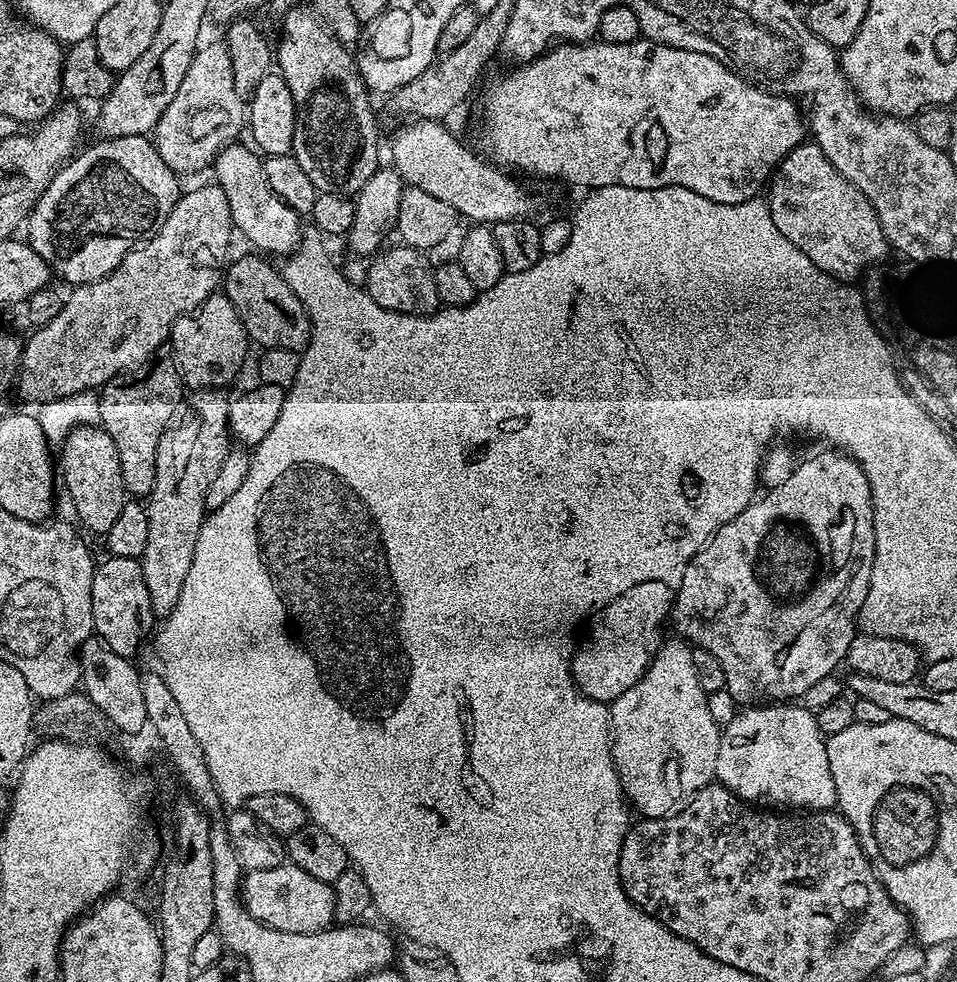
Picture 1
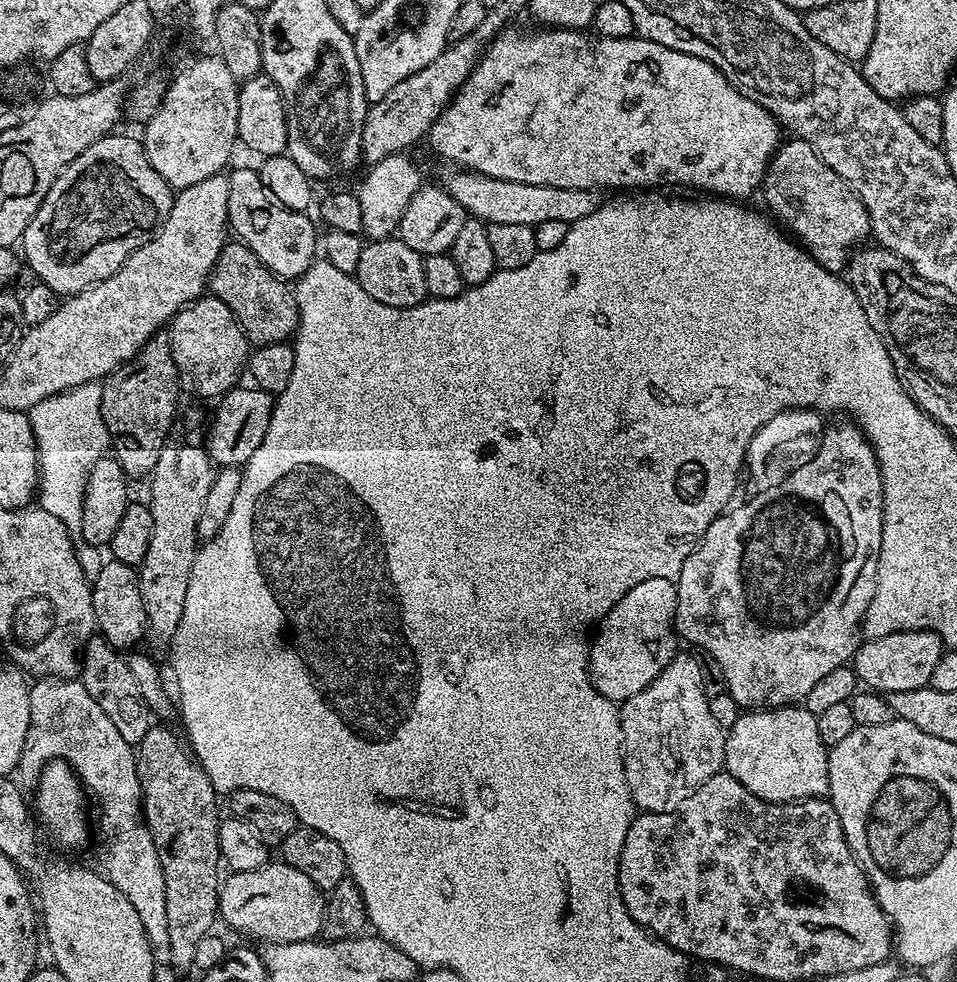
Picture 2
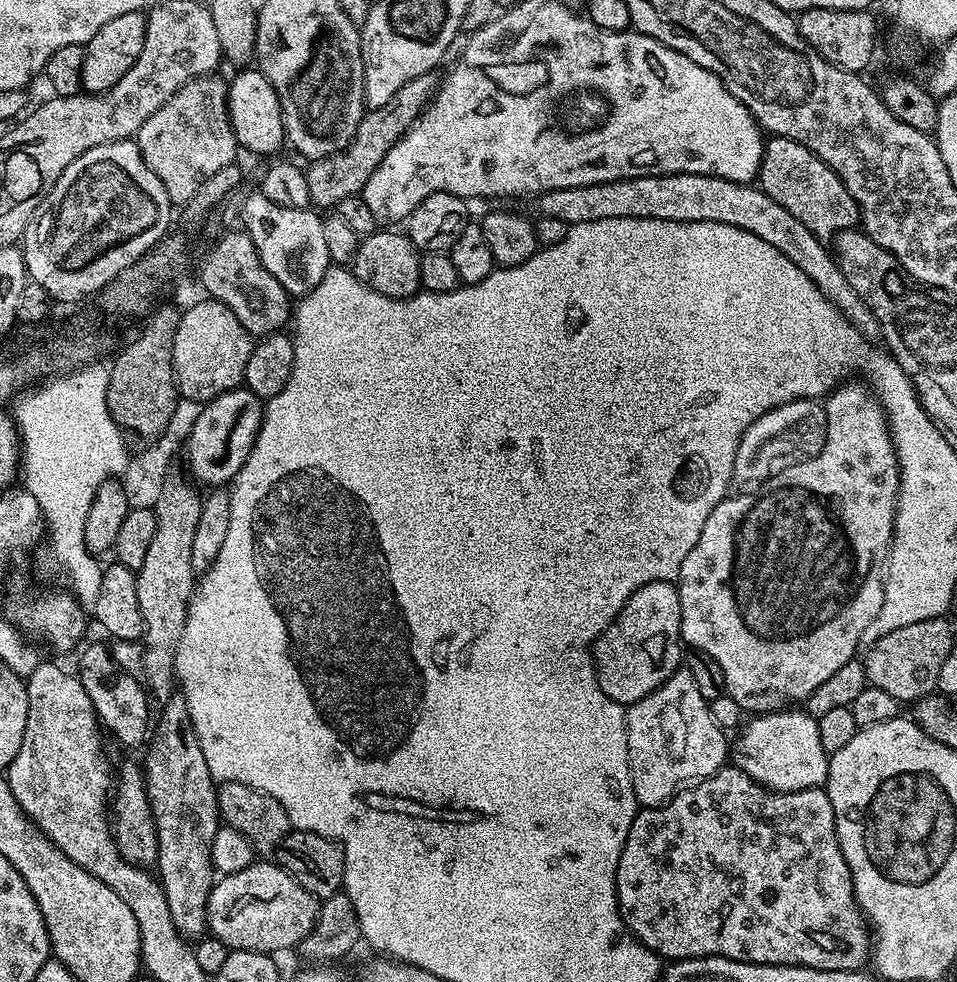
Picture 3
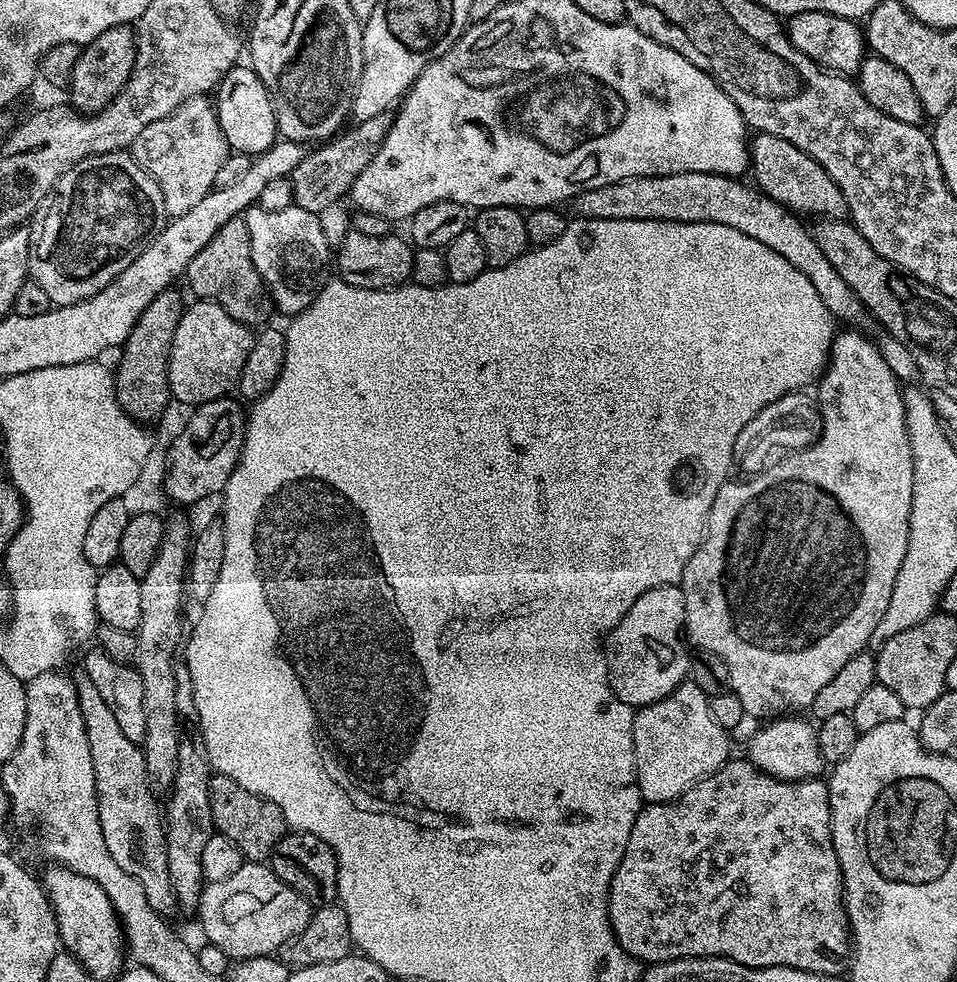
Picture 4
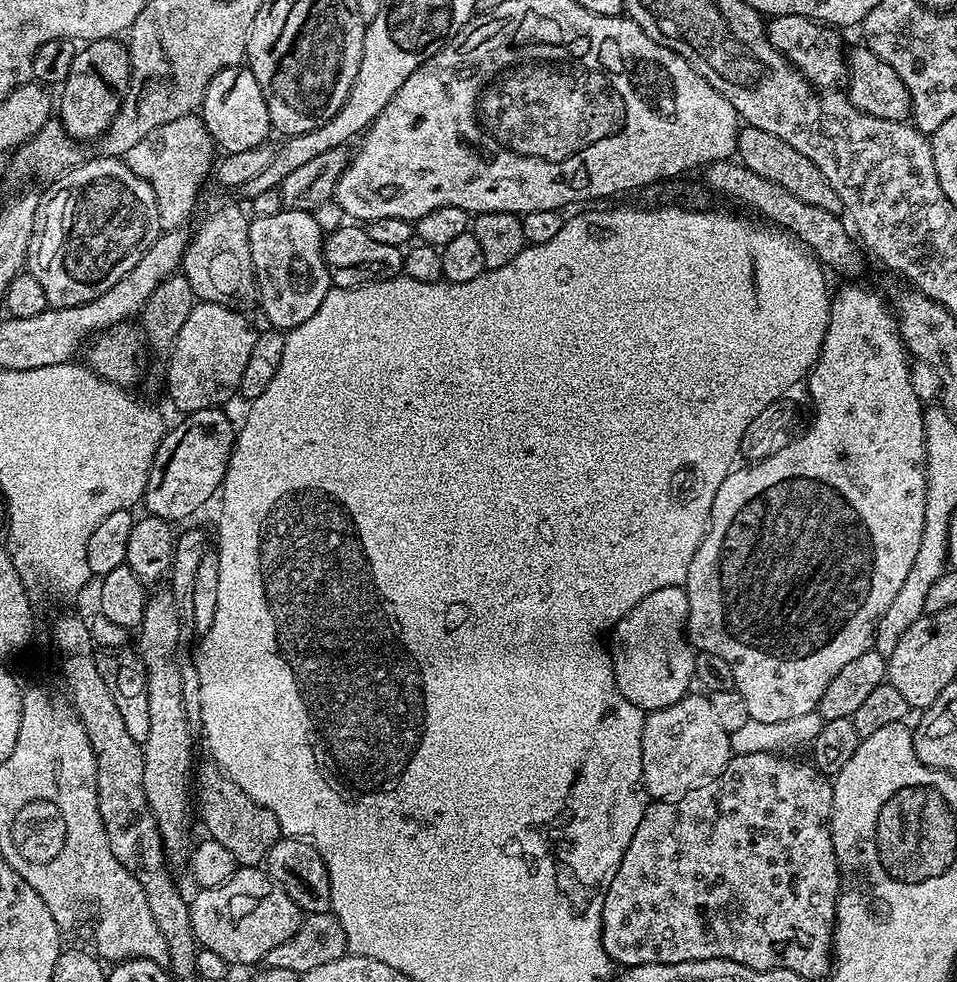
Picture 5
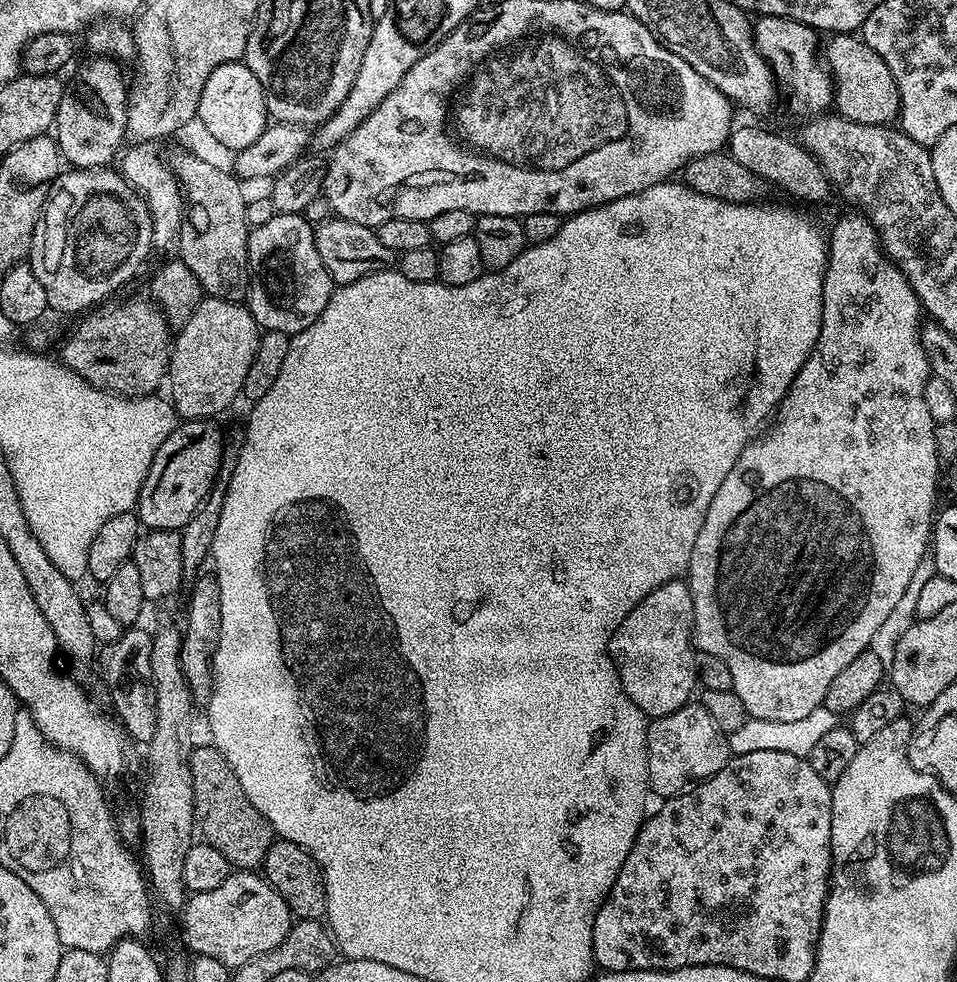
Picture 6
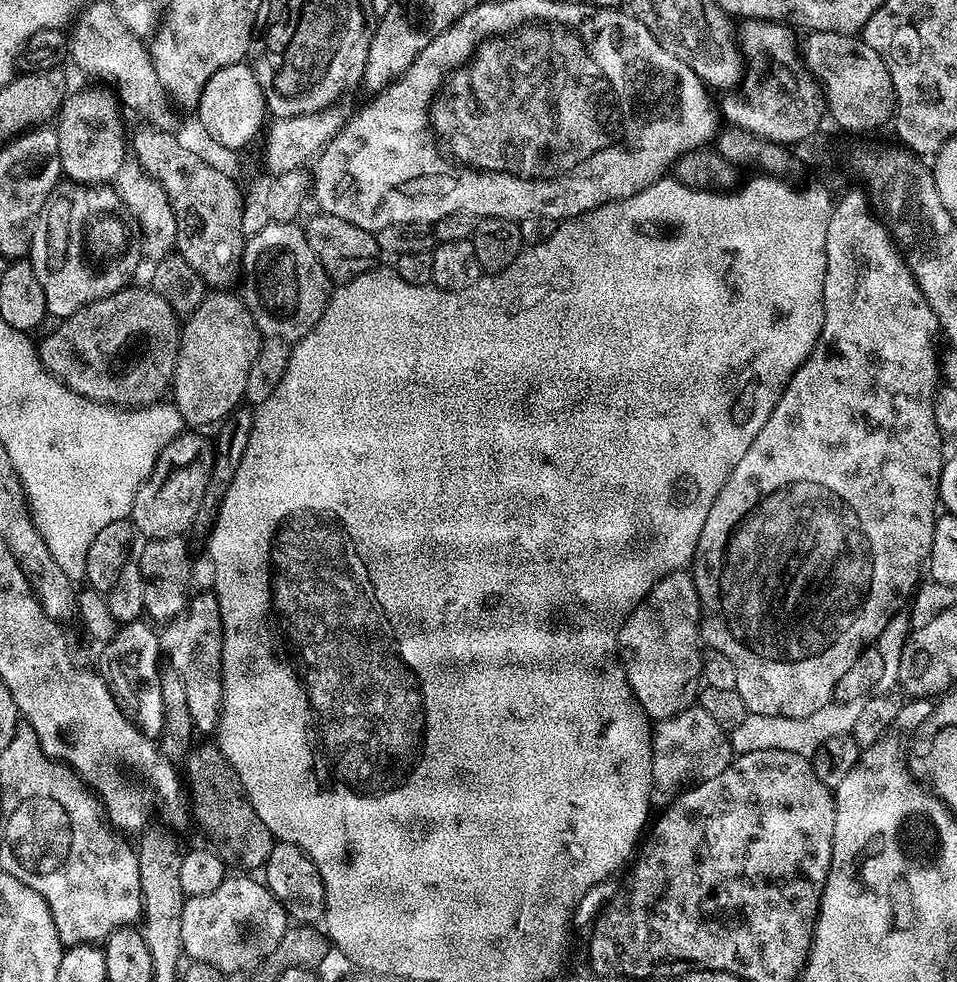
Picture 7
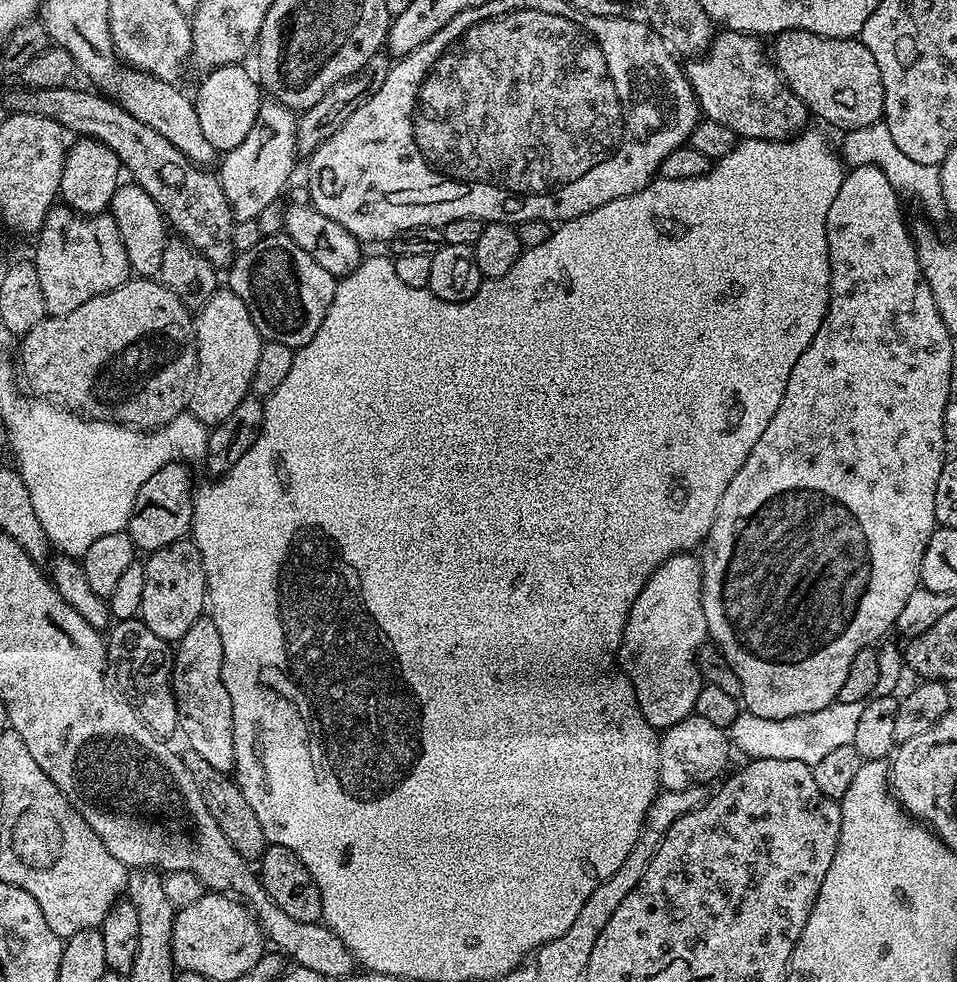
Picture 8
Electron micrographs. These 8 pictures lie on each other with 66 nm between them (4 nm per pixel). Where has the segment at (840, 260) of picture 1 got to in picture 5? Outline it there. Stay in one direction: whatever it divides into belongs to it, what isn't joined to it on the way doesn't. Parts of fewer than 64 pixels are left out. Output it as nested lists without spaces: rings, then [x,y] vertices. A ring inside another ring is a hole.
[[[744,126],[736,134],[735,155],[739,163],[754,170],[754,174],[786,186],[786,190],[790,190],[790,194],[795,194],[797,198],[802,198],[802,202],[810,202],[810,206],[822,206],[822,210],[834,213],[841,211],[838,194],[834,194],[834,186],[826,182],[826,174],[822,174],[822,170],[818,170],[818,166],[814,166],[814,162],[810,162],[806,154],[798,154],[798,150],[790,146],[790,142],[782,142],[782,138],[766,134],[766,130]]]

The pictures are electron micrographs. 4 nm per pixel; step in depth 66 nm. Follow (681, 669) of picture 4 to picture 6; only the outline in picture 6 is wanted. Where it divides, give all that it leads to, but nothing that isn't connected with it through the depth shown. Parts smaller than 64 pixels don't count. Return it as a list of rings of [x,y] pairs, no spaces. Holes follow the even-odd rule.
[[[683,579],[671,580],[646,594],[646,598],[642,598],[642,602],[638,602],[638,606],[634,606],[630,614],[626,614],[626,618],[612,635],[610,651],[612,659],[616,661],[622,686],[634,706],[638,706],[649,718],[674,714],[674,710],[693,699],[692,691],[698,688],[698,652],[694,647],[692,634],[693,618],[692,591]]]

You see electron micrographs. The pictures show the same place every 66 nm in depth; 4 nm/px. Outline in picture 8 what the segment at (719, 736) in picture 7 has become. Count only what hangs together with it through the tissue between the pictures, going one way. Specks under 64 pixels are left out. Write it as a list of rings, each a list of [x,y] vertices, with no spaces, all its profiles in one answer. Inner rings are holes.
[[[695,714],[682,722],[663,729],[658,750],[660,787],[664,790],[686,790],[711,785],[711,780],[728,764],[730,753],[729,733],[725,729],[706,722]]]

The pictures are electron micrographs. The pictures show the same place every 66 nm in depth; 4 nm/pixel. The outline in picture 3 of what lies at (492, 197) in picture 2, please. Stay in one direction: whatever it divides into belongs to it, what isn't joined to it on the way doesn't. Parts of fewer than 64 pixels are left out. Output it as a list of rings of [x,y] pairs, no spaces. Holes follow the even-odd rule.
[[[674,174],[660,176],[639,176],[602,182],[594,186],[578,186],[566,190],[550,190],[539,193],[540,216],[558,218],[569,226],[582,222],[601,221],[602,218],[654,217],[668,221],[716,221],[738,226],[748,233],[770,243],[780,253],[786,255],[816,286],[869,343],[881,339],[881,328],[873,311],[855,293],[829,247],[808,230],[801,221],[790,214],[784,206],[779,206],[752,184],[730,182],[729,179],[712,175]]]

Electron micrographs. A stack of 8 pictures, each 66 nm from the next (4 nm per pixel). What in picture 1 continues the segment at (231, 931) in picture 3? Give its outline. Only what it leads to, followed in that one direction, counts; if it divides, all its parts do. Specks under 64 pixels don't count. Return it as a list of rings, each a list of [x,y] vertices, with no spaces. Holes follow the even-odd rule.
[[[285,862],[270,870],[254,870],[242,881],[242,899],[246,910],[258,922],[274,930],[286,930],[290,934],[310,934],[325,931],[333,923],[336,914],[336,893],[333,885],[318,882],[298,866]]]

